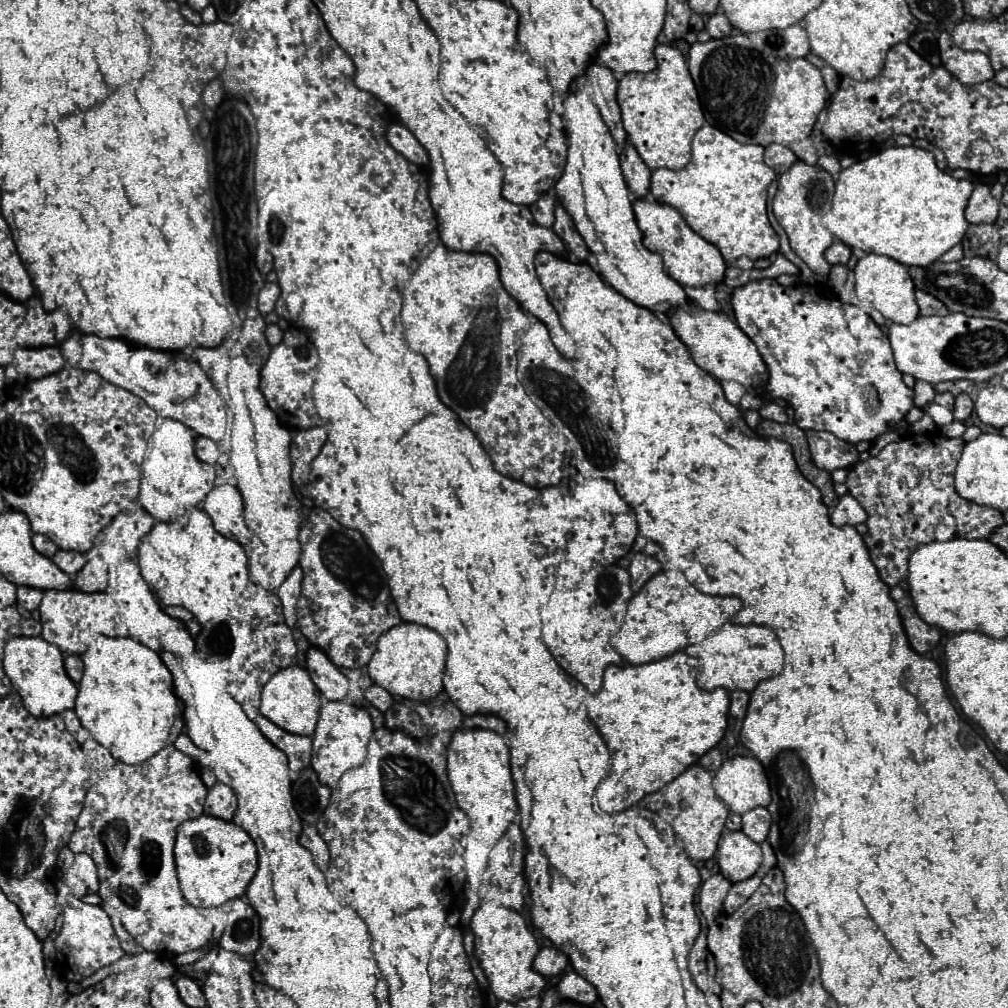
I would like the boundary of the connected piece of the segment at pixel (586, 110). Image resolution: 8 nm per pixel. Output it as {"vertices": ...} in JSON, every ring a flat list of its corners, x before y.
{"vertices":[[573,80,565,98,565,120,569,136,569,154,563,176,555,184,555,196,573,218,575,230,583,236,591,254,597,258,597,270,619,294,649,310,667,312,687,306,687,294,679,282,663,272,663,258,643,244,643,234,635,222,629,188,623,180,615,140,603,122,599,108,583,92,585,80]]}

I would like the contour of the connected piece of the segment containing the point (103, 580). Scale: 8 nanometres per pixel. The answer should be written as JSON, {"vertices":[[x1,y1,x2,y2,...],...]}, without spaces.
{"vertices":[[101,556,91,558,75,578,75,588,85,592,97,592,107,588,107,564]]}

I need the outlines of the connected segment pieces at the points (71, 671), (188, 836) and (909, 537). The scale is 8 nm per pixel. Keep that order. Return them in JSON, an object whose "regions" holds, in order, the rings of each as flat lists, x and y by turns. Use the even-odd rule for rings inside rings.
{"regions":[[[77,654,65,656,65,670,71,676,71,680,79,682,81,676,83,676,83,660,81,660,81,656,77,656]],[[203,814,195,820,181,822,177,830,175,862,185,900,199,908,213,908,245,894,257,872,257,850,249,834,237,824]],[[925,434,919,436,919,440,905,438,887,444,877,456,863,460,849,470,845,486,849,494,867,512,865,524,869,532,865,536,865,546,871,552,871,562,875,564,879,578,887,586,895,586,899,580,907,578,907,562,917,546,935,540,951,540,951,538,989,538,993,528,1005,524,1001,510,979,506,957,494,953,486,953,474,961,458,963,446,965,446,963,438,947,438,943,434]]]}

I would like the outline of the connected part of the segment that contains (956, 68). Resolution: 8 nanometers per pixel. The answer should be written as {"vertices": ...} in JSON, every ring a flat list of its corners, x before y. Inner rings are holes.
{"vertices":[[941,32,939,36,939,52,943,58,943,66,961,82,961,84,977,84,985,80,993,80,995,70,991,68,991,60,983,52,967,52,959,48,951,32]]}

